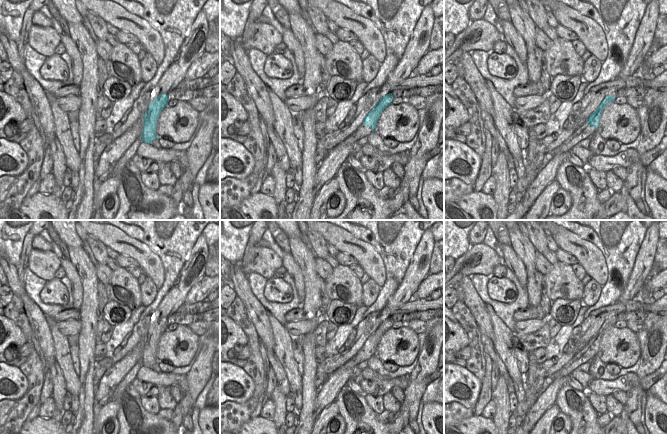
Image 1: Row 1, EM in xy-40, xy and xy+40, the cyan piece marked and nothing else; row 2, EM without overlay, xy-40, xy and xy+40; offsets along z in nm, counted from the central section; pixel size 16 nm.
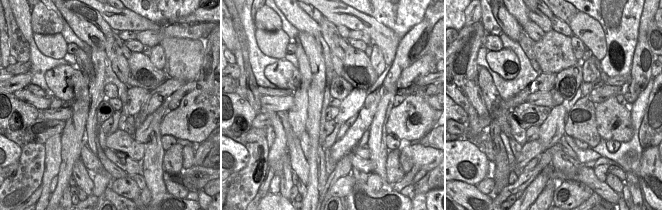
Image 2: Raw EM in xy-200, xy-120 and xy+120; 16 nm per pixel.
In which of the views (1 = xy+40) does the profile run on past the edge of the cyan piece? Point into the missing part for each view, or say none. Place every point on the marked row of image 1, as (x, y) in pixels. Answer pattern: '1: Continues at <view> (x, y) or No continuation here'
1: No continuation here.

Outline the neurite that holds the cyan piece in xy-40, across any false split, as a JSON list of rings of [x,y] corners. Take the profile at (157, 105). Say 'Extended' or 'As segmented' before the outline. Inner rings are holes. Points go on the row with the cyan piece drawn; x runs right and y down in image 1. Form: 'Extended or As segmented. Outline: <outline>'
Extended. Outline: [[[201,10],[181,44],[177,57],[158,82],[159,95],[149,104],[146,114],[141,116],[144,118],[142,142],[152,144],[157,139],[157,120],[161,111],[168,106],[168,94],[184,80],[191,63],[205,51],[208,25],[206,14]]]

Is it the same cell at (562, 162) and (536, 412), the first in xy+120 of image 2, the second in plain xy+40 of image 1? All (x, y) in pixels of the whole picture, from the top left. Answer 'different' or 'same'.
different

